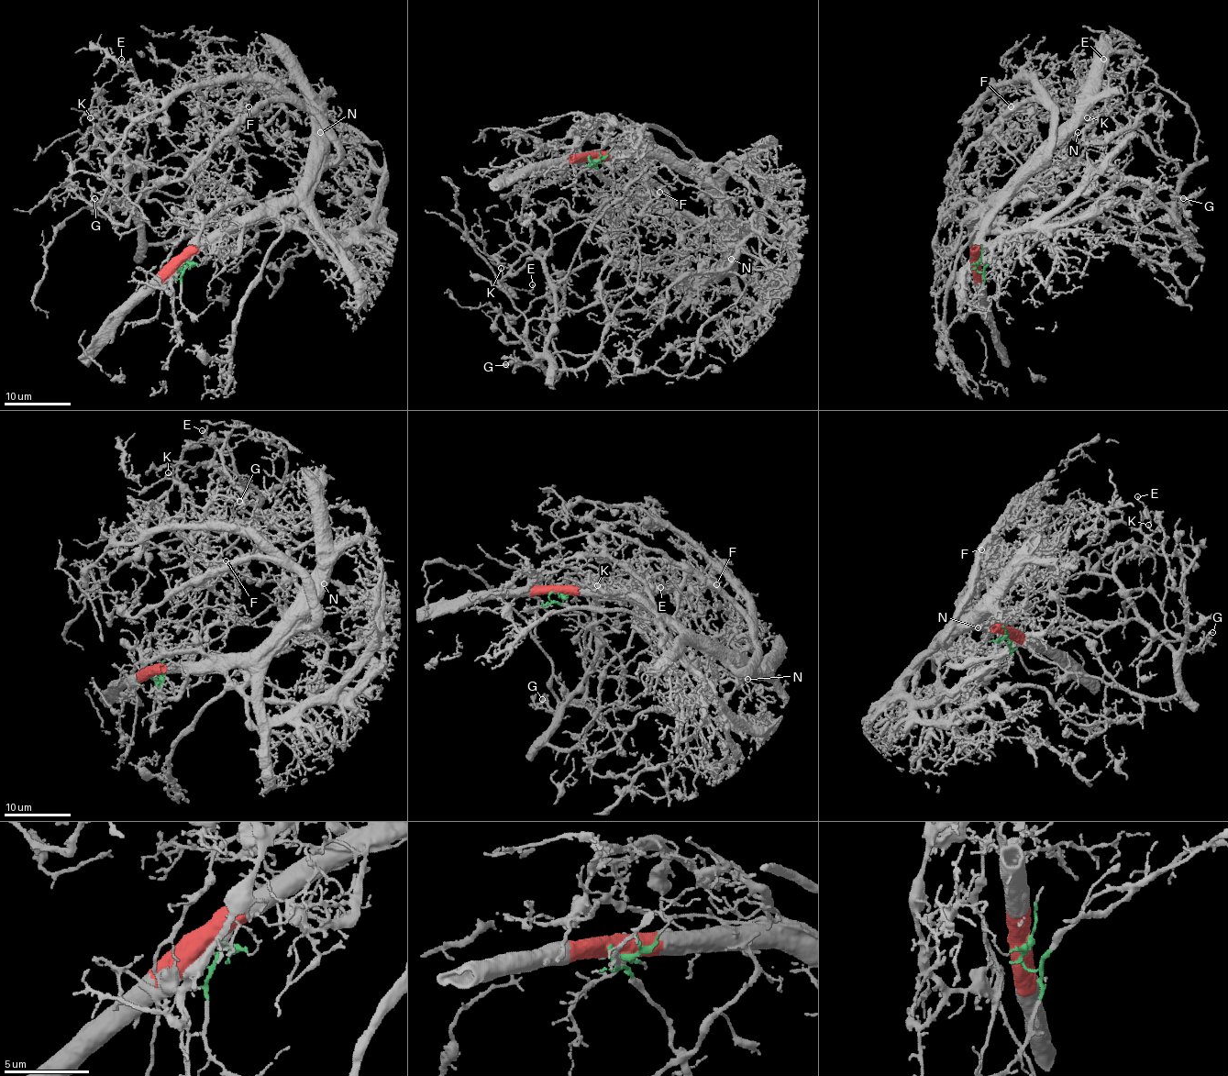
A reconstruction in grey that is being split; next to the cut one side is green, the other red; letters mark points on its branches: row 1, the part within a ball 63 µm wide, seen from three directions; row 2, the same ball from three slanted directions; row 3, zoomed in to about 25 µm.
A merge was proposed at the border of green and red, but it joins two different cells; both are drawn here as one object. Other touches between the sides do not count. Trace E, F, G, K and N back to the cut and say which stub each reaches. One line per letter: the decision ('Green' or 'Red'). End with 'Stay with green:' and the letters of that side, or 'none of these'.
E: Green
F: Red
G: Green
K: Green
N: Red
Stay with green: E, G, K

